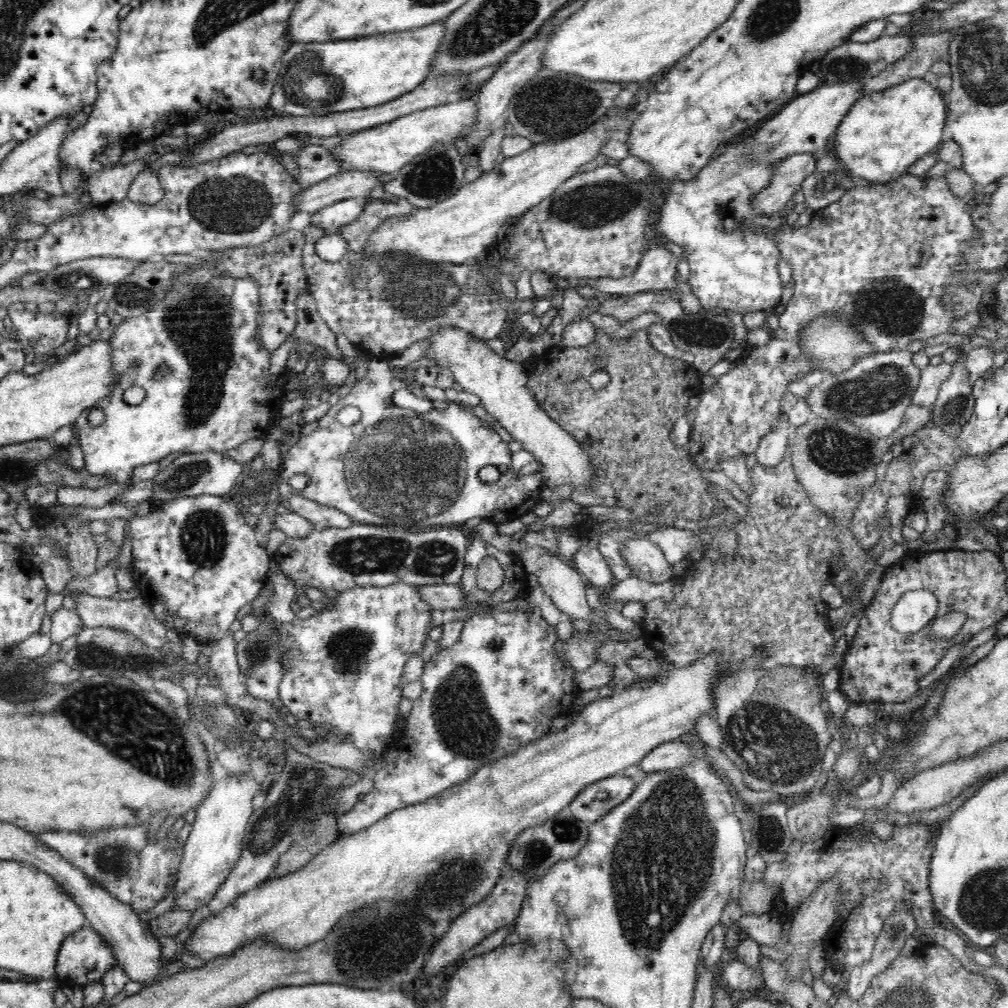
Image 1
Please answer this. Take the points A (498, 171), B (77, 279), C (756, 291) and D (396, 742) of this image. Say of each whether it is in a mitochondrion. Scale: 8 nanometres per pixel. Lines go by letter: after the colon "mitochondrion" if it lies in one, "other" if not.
A: other
B: mitochondrion
C: other
D: other

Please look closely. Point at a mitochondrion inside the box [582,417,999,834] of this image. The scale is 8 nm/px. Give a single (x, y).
(774, 745)

